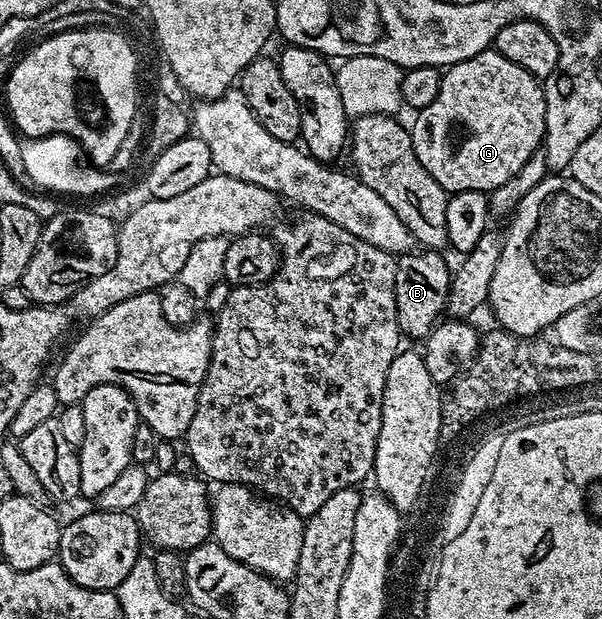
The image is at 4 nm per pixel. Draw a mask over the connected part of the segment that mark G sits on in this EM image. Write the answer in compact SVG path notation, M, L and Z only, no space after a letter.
M490 47L463 63L455 63L444 70L439 95L435 103L416 114L411 124L413 150L419 155L419 163L450 194L490 191L505 185L529 160L533 152L542 148L545 139L545 118L547 116L547 93L542 82L523 67L503 59L496 49Z

